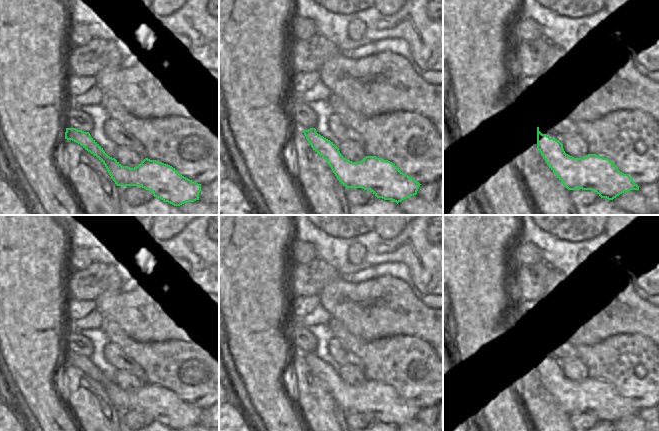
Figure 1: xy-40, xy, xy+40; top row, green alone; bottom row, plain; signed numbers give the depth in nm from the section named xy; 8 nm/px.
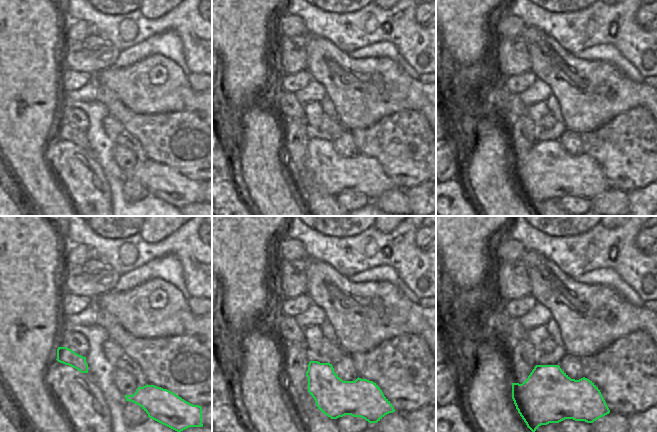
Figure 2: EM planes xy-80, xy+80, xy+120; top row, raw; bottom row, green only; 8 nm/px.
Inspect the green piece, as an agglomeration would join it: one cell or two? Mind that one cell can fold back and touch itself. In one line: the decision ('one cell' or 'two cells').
one cell

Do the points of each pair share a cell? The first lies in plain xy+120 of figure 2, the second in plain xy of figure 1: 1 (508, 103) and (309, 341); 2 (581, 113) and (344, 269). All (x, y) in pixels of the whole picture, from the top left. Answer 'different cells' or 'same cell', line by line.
1: same cell
2: different cells

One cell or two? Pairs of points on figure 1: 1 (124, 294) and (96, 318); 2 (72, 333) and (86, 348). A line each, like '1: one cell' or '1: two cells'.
1: two cells
2: one cell

